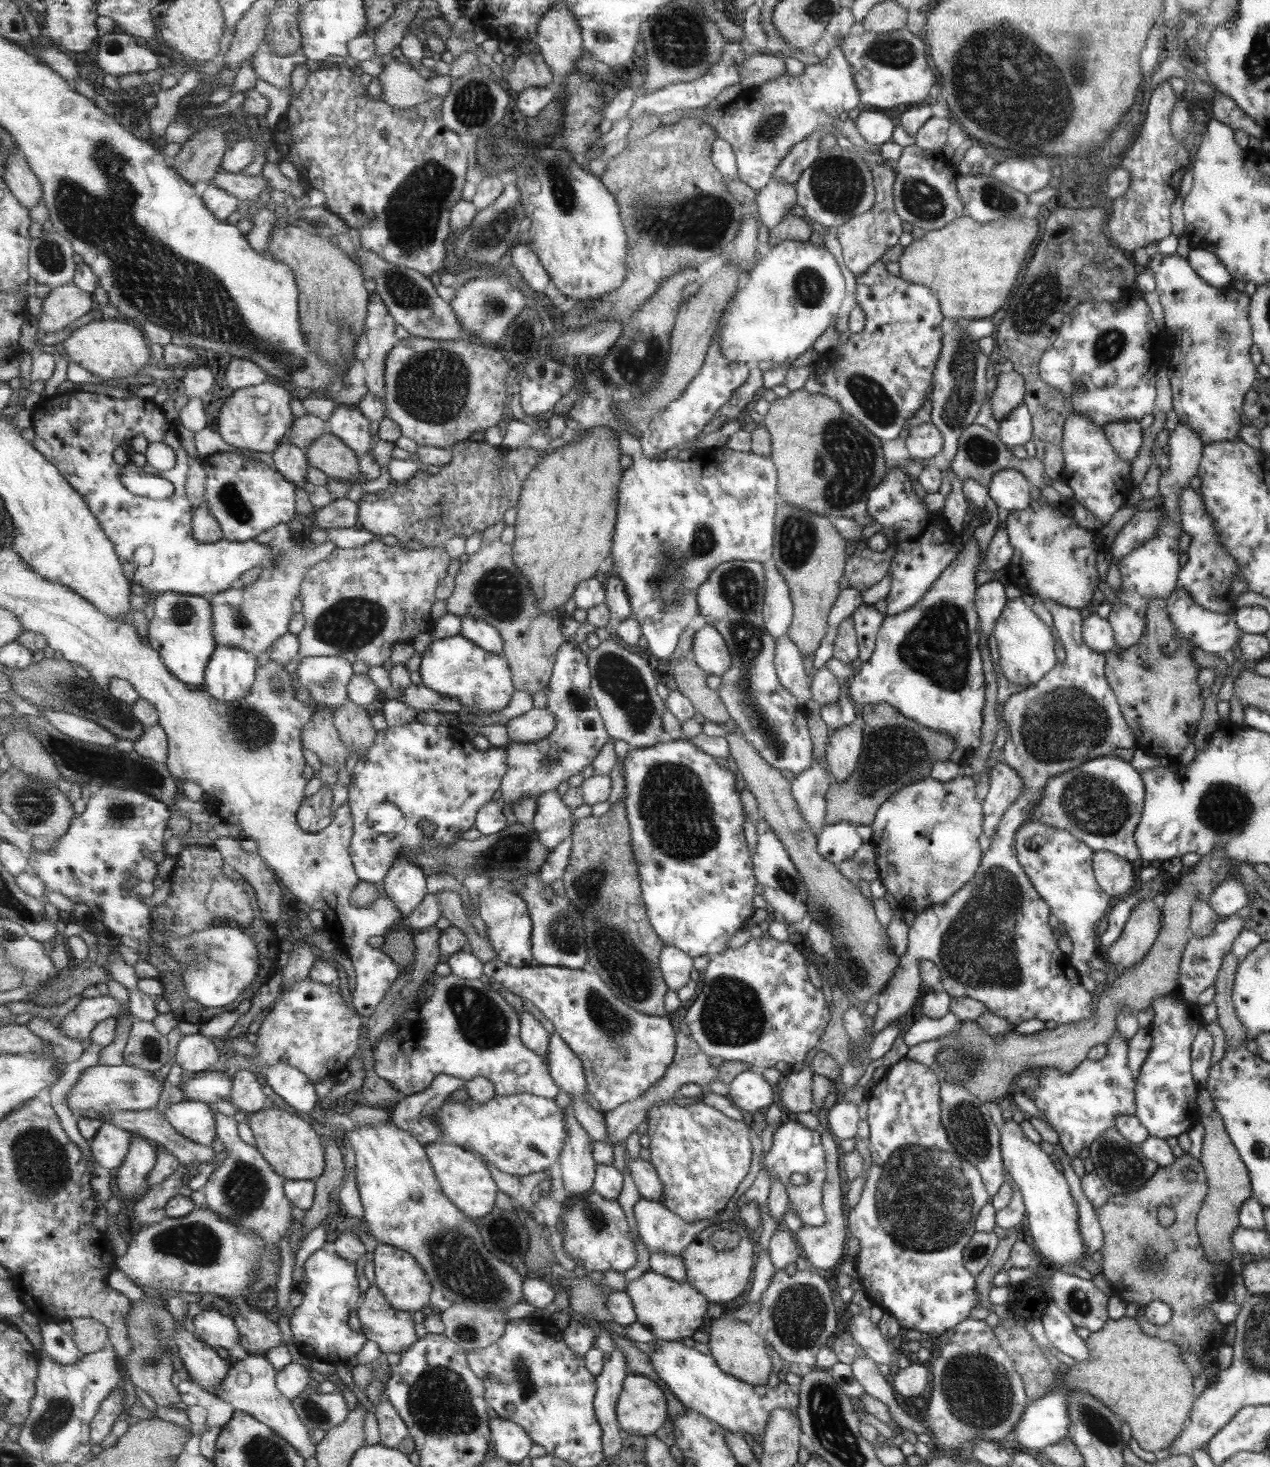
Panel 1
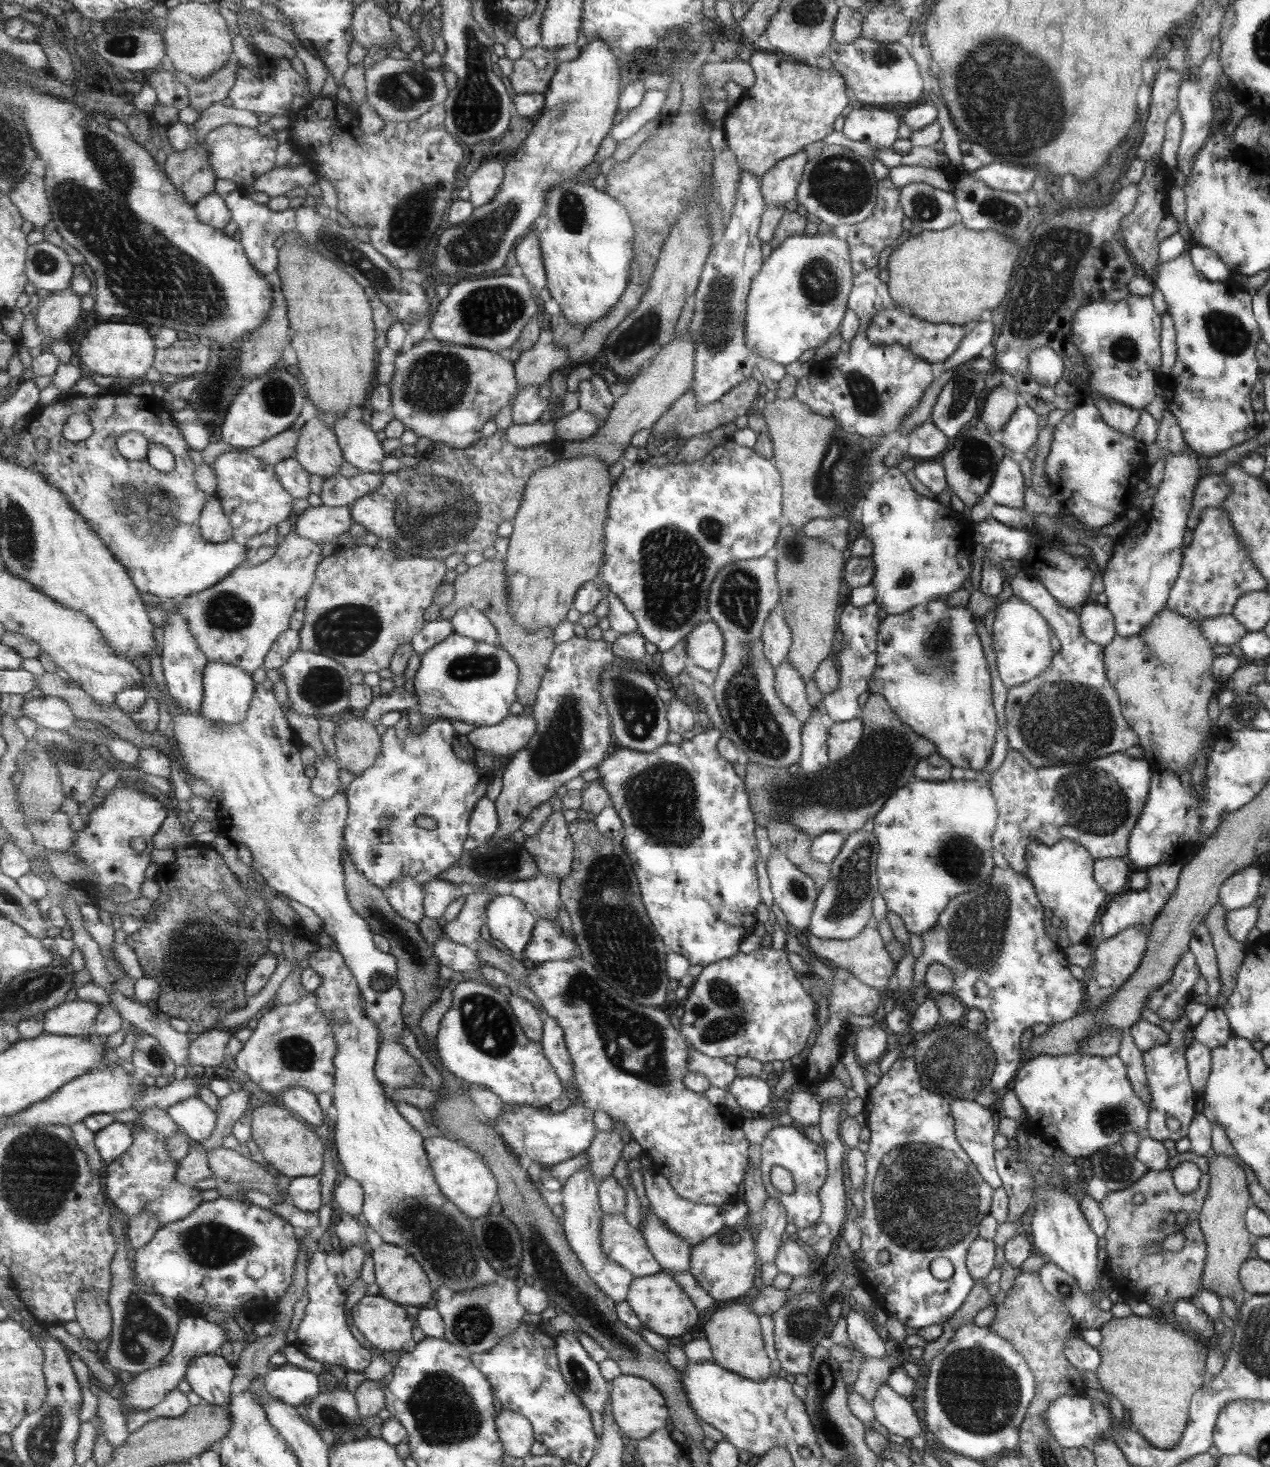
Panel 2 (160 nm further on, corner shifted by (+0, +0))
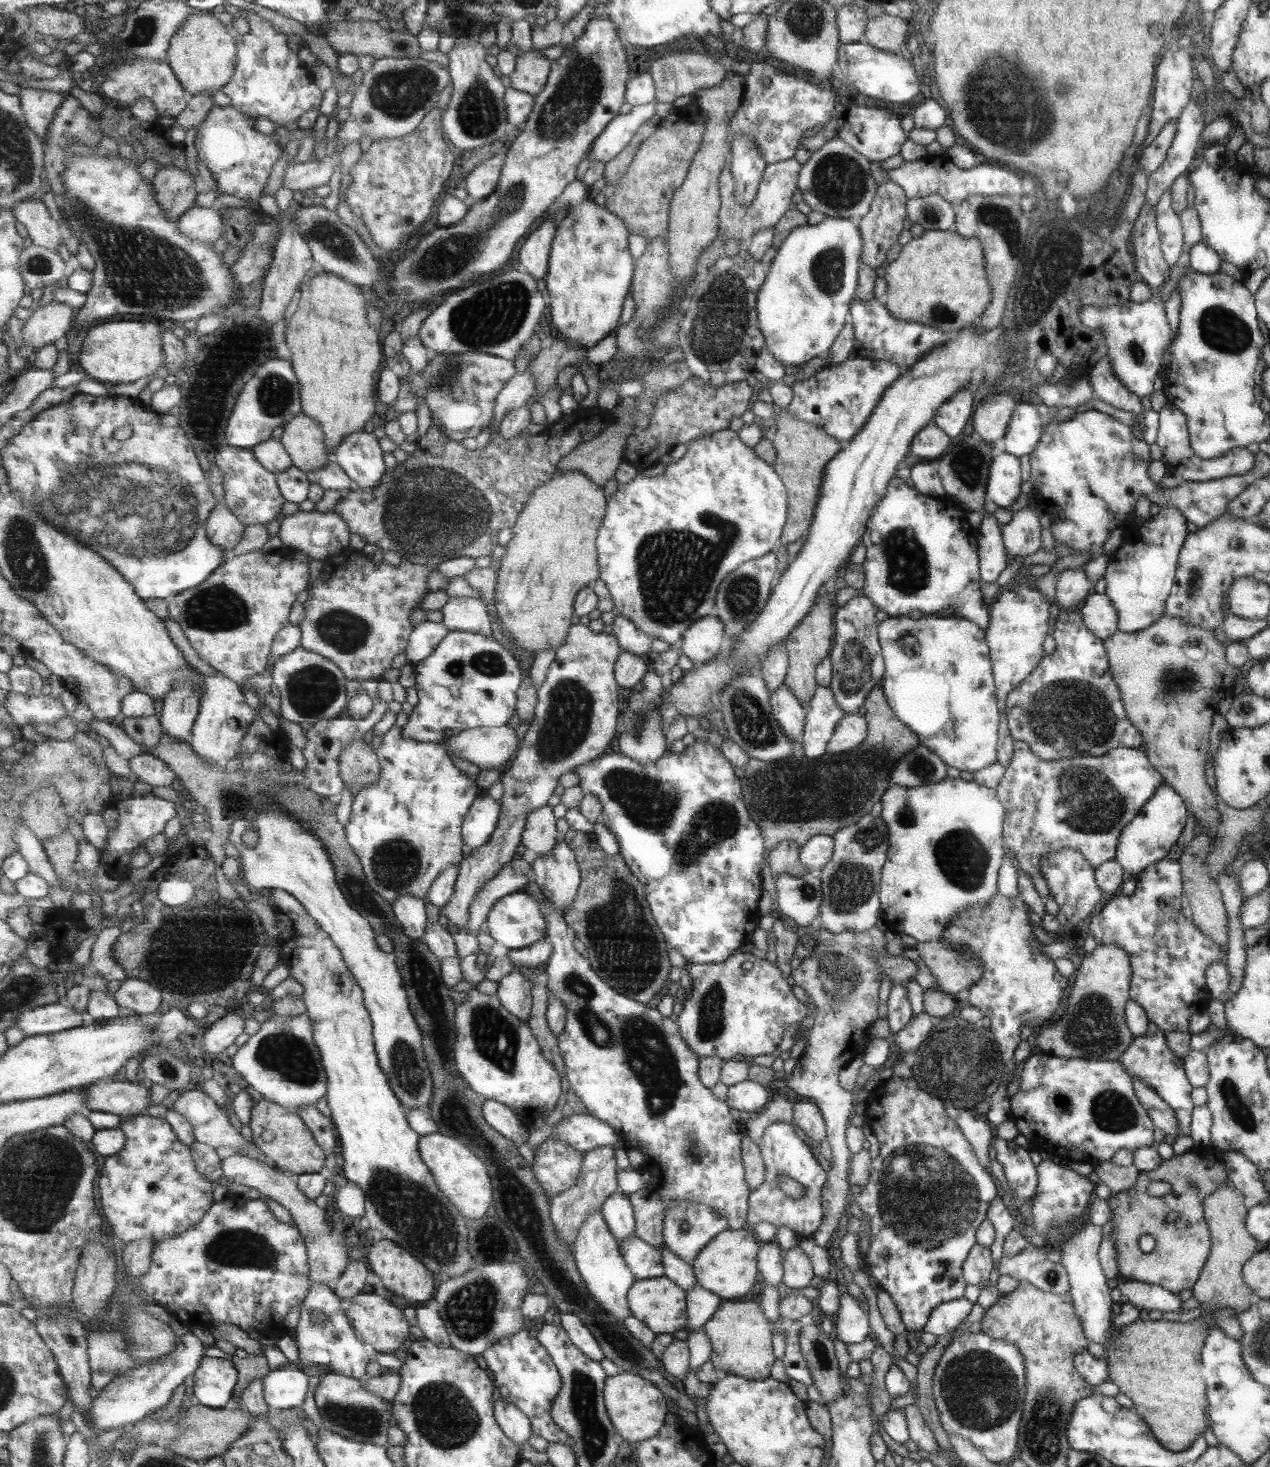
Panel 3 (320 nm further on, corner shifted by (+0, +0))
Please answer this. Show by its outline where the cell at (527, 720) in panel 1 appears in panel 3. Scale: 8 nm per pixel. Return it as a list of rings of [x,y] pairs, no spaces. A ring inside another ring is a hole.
[[[479,727],[461,731],[446,742],[451,758],[458,756],[483,770],[503,768],[520,747],[515,728]]]

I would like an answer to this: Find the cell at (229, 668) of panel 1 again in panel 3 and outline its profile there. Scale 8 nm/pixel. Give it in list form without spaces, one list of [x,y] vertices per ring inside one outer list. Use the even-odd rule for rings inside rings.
[[[221,672],[217,675],[205,676],[205,678],[206,695],[202,697],[203,706],[196,720],[190,745],[207,762],[224,763],[238,756],[243,739],[249,734],[252,724],[257,719],[257,714],[245,702],[244,684],[231,680],[229,676]]]

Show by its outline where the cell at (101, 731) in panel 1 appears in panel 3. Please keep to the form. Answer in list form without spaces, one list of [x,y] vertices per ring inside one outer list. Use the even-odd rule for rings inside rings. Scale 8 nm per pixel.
[[[10,691],[4,706],[19,726],[49,723],[69,715],[59,697],[28,695]]]

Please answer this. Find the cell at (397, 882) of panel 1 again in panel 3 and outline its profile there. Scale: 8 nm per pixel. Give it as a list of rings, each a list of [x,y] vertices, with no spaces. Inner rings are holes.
[[[414,895],[403,896],[393,904],[393,909],[407,936],[413,938],[413,941],[423,940],[430,924],[427,902]]]

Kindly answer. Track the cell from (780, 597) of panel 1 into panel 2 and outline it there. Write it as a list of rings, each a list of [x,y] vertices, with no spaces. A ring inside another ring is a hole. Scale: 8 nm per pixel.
[[[777,606],[766,618],[762,628],[763,655],[769,661],[771,668],[777,667],[786,660],[791,646],[789,627],[781,616],[780,607]]]

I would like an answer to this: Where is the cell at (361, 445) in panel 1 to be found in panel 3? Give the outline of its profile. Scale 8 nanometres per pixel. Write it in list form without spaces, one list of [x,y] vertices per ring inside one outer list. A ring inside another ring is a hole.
[[[355,433],[333,451],[332,461],[341,466],[358,489],[375,489],[382,484],[387,466],[379,438],[372,433]]]

